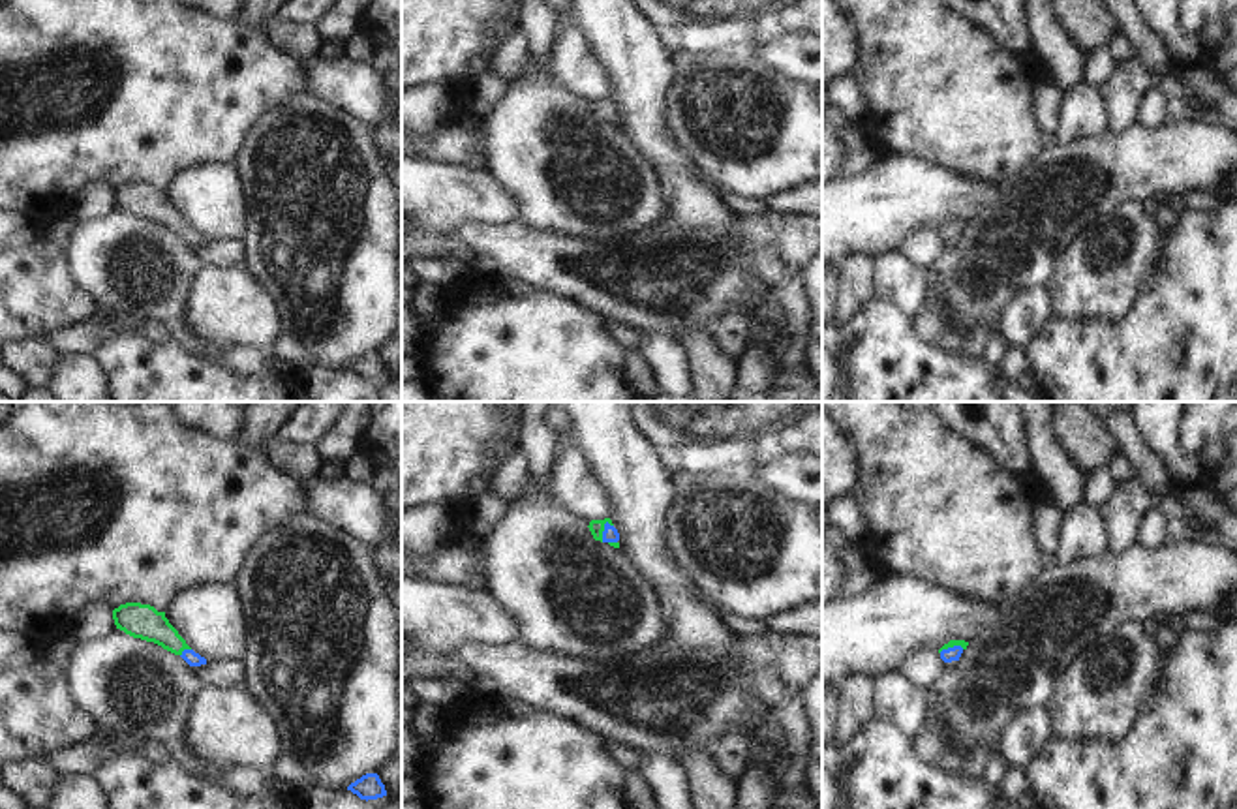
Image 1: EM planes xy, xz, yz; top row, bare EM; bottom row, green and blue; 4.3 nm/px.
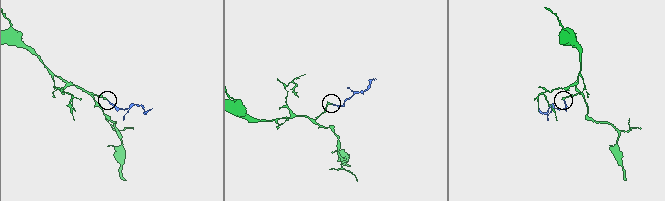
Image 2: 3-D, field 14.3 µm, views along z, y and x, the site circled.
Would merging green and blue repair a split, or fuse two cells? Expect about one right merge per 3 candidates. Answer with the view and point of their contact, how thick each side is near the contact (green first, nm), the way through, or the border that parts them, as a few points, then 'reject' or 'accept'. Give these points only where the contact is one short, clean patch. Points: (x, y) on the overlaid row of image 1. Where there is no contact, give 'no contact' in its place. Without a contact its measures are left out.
xz (601, 532) | 60/70 nm | across xz (595, 526), (601, 532), (610, 534) | accept

